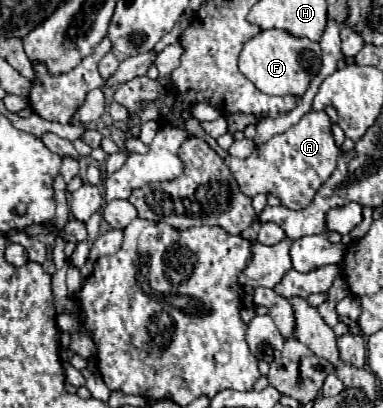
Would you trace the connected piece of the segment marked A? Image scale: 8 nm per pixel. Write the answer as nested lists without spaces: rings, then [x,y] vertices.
[[[307,112],[299,124],[291,126],[287,132],[273,136],[263,146],[257,146],[255,152],[241,160],[235,156],[227,156],[225,164],[229,166],[235,182],[239,184],[239,190],[245,196],[257,196],[257,194],[277,194],[281,204],[291,210],[305,208],[317,188],[331,176],[335,170],[339,156],[339,148],[335,146],[333,134],[331,134],[331,120],[325,112]]]

